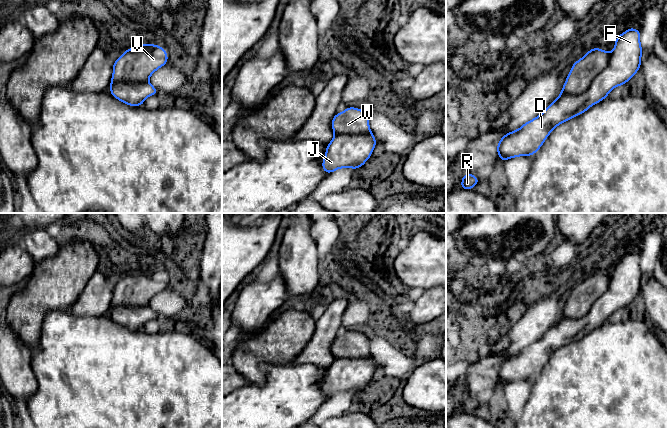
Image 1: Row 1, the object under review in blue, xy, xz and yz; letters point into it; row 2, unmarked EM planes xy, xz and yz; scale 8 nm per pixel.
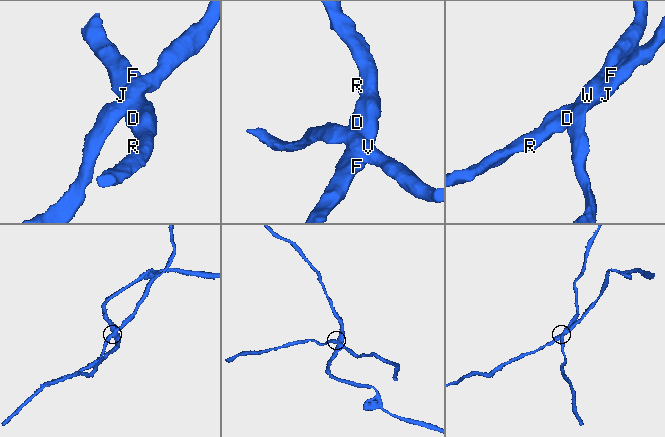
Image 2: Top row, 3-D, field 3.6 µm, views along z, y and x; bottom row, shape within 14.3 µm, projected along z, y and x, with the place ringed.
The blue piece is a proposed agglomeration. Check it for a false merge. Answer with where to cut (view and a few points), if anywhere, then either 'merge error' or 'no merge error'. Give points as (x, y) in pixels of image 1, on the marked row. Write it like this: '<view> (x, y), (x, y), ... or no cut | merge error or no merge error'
yz (610, 54), (608, 64), (584, 91), (577, 94), (561, 93) | merge error

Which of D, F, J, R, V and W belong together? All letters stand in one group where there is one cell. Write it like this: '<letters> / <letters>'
D F J R / V W

